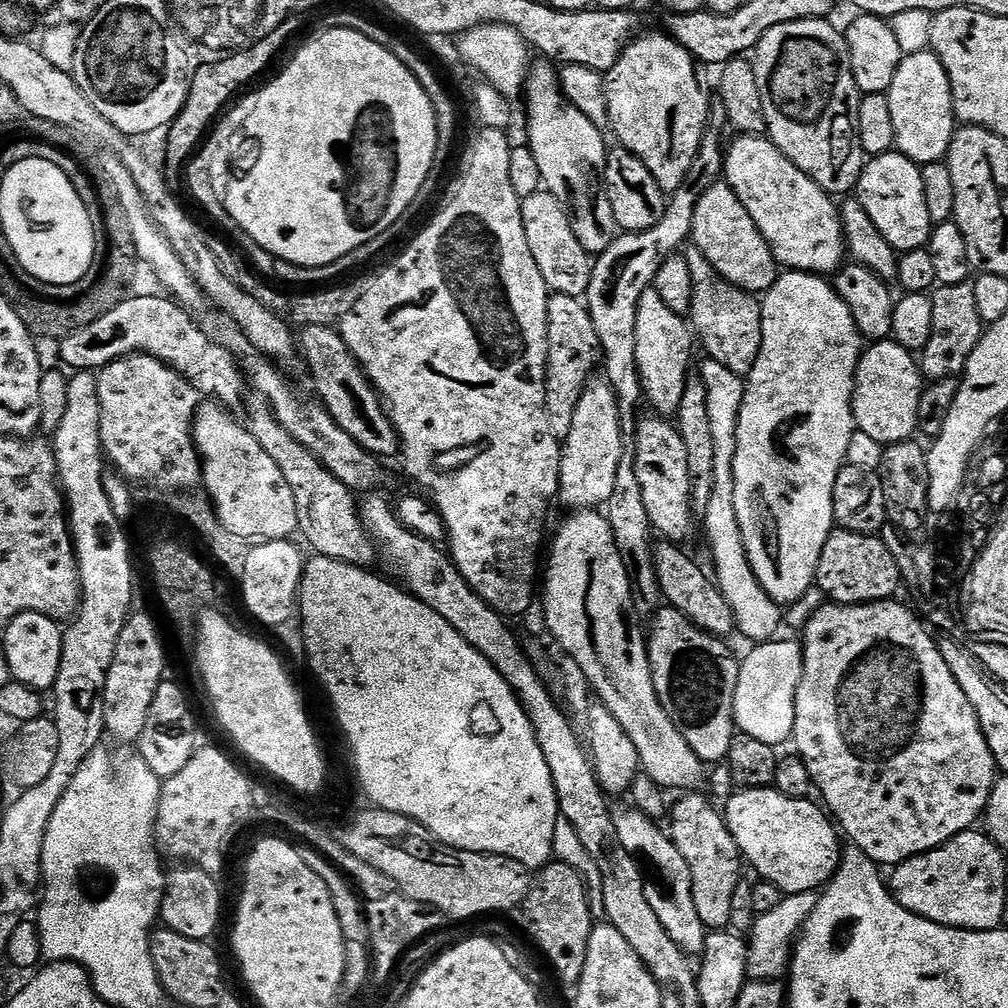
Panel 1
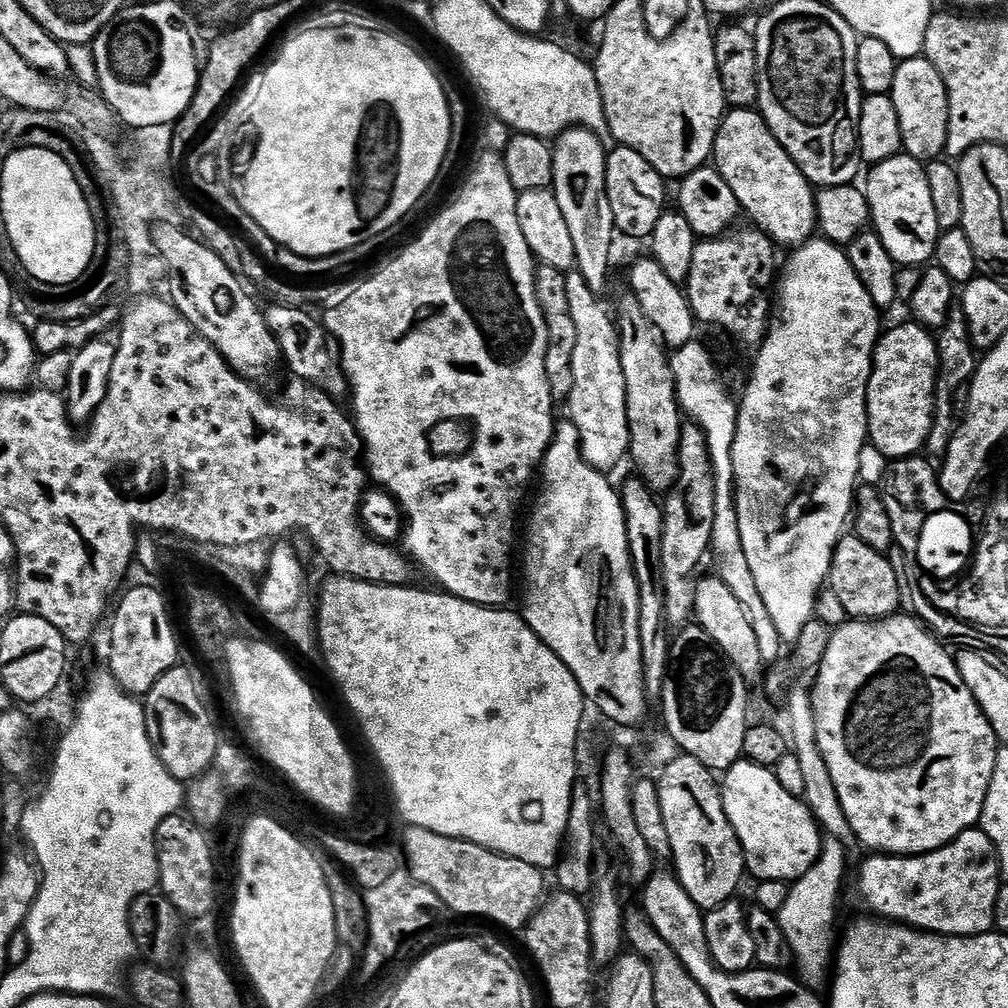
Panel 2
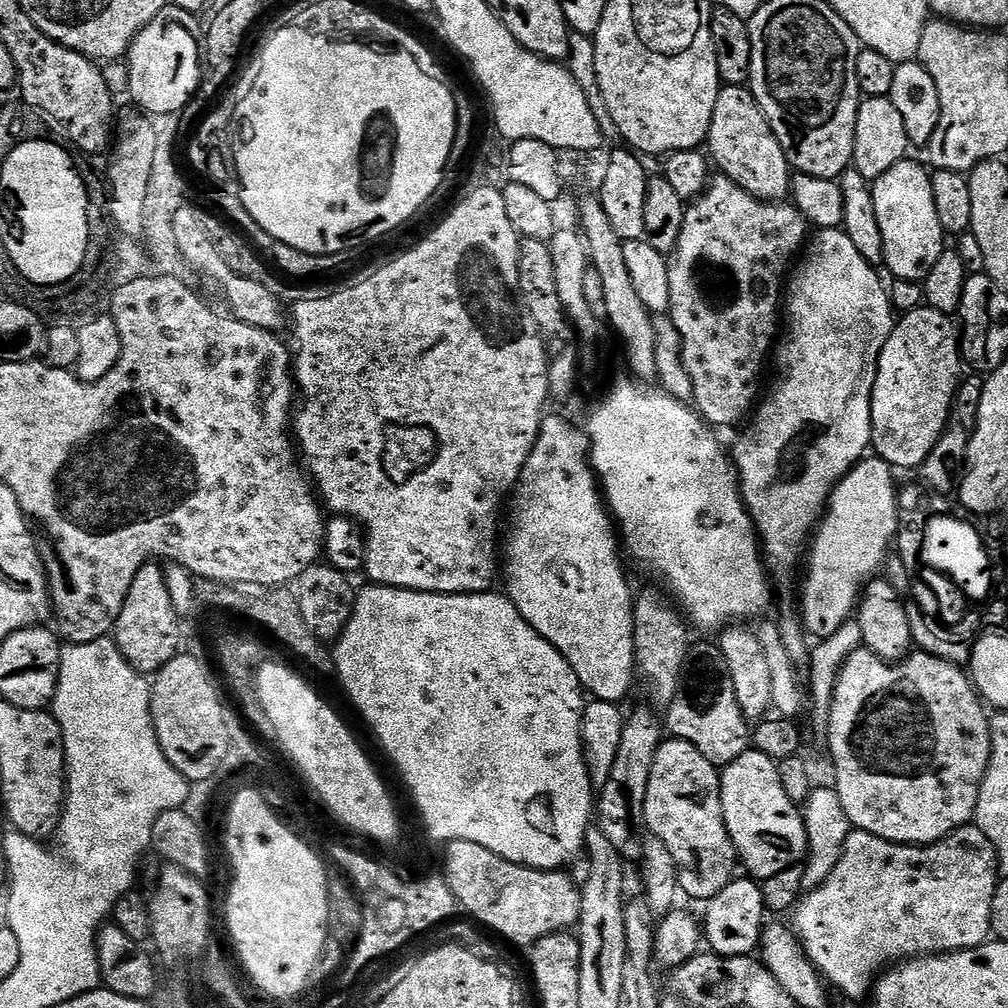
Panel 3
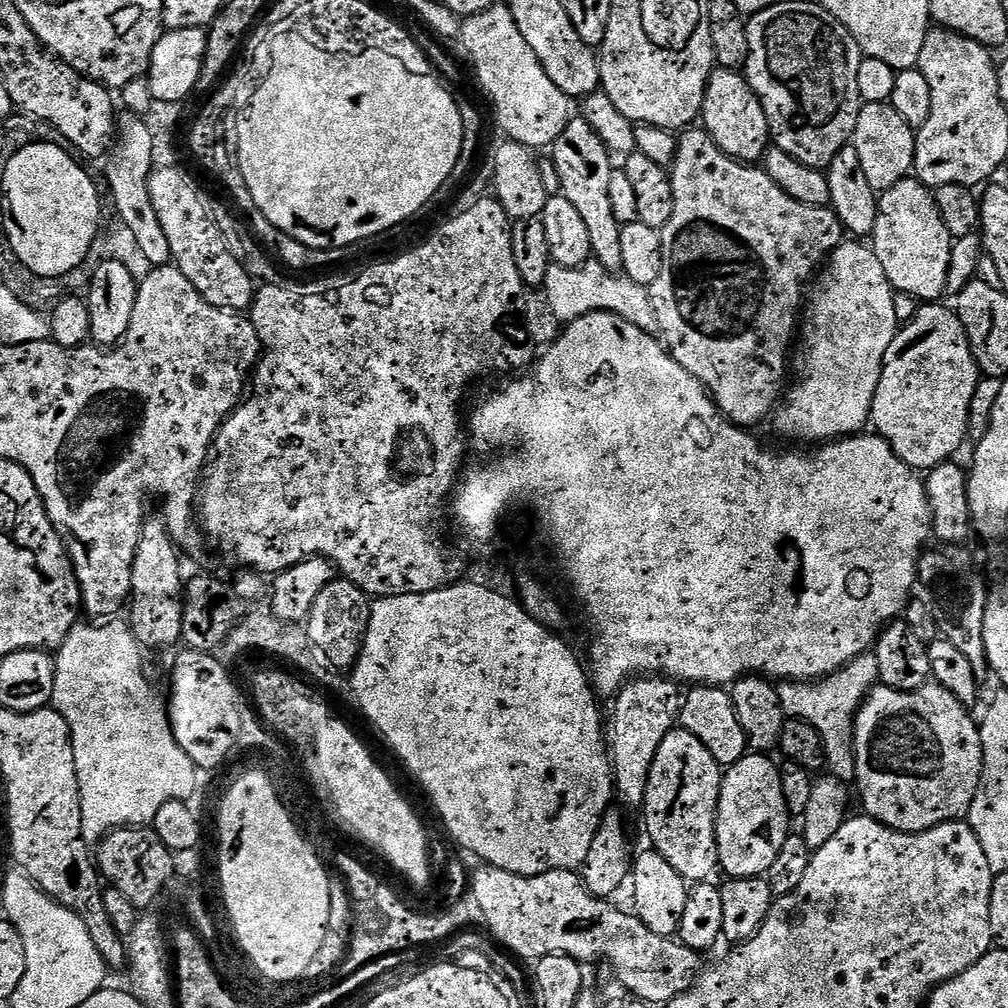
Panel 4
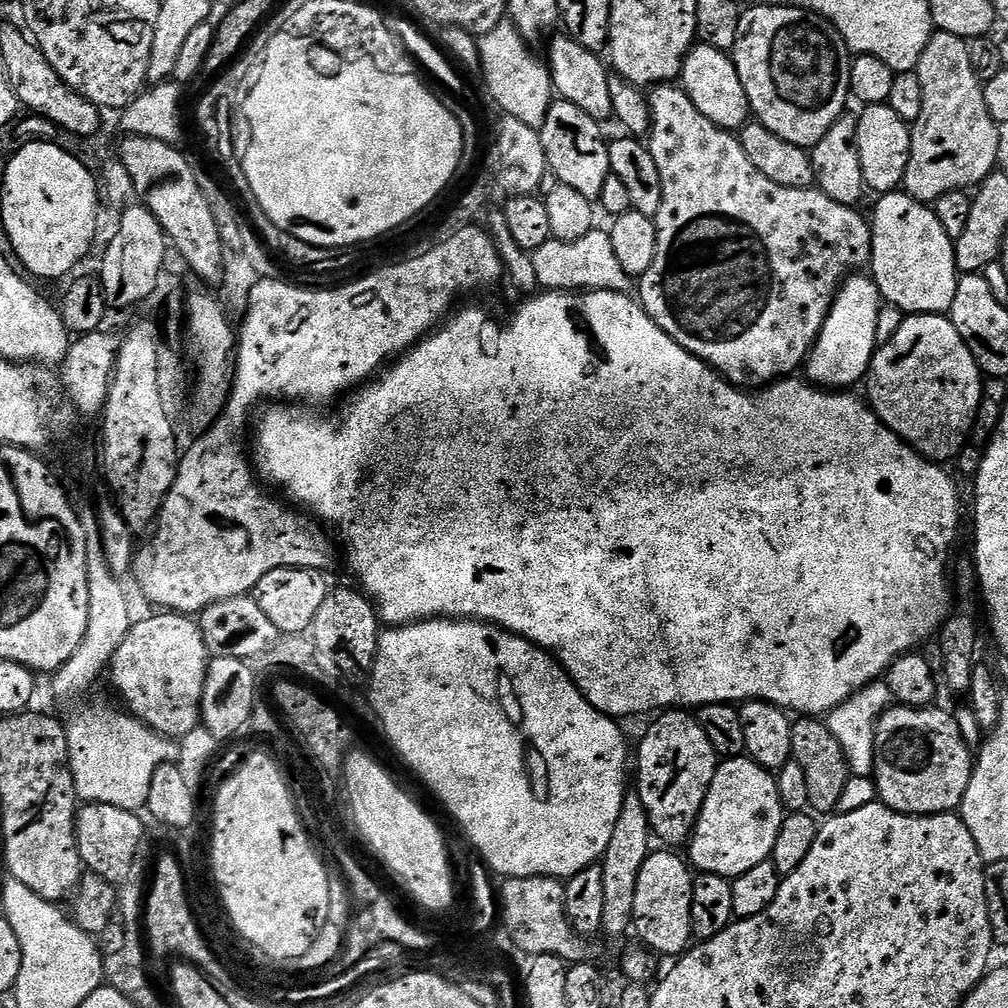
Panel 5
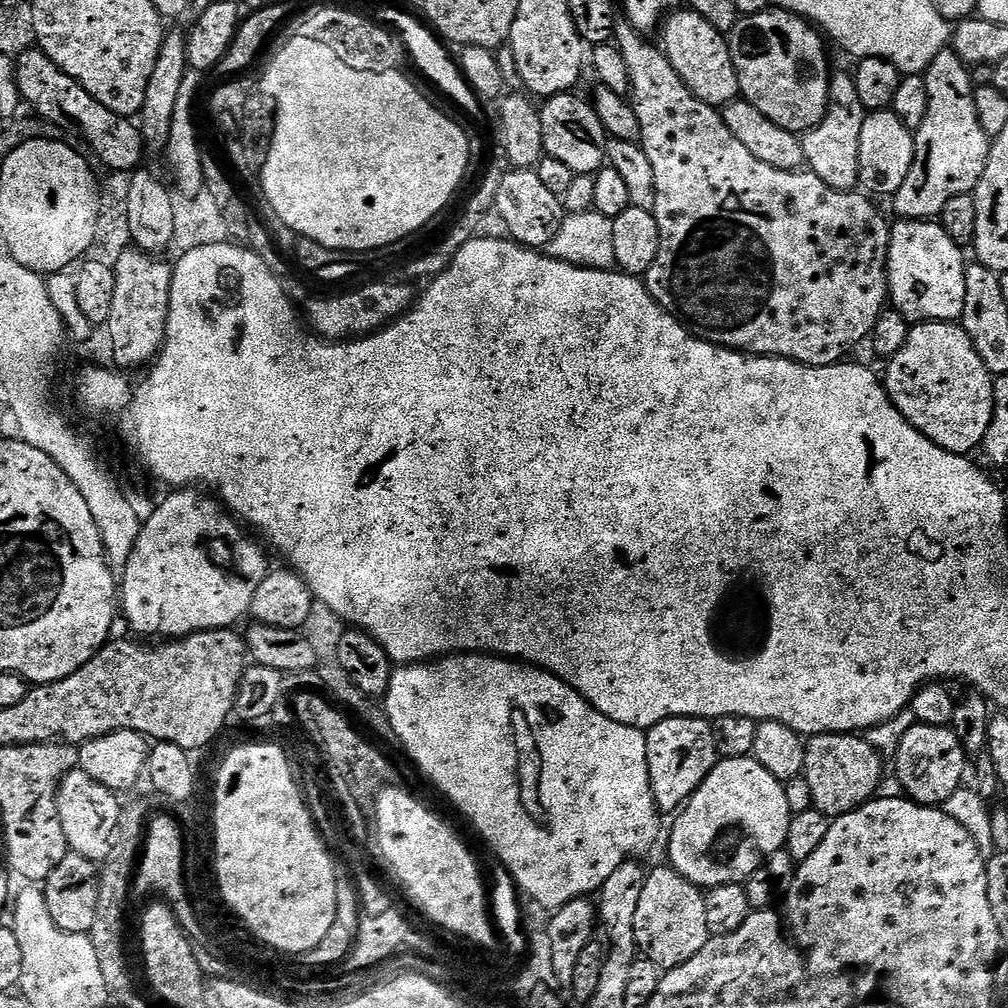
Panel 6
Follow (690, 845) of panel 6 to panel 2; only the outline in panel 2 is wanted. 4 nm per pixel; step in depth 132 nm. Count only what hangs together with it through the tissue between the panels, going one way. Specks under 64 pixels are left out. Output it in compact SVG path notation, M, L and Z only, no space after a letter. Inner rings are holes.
M742 758L733 768L729 768L727 772L723 773L720 793L724 799L726 818L730 822L730 826L734 826L734 834L744 851L744 863L747 871L751 875L753 872L757 876L757 881L793 882L802 878L818 862L822 829L816 823L816 819L813 818L812 812L803 799L790 794L779 784L773 769L763 768L752 760Z

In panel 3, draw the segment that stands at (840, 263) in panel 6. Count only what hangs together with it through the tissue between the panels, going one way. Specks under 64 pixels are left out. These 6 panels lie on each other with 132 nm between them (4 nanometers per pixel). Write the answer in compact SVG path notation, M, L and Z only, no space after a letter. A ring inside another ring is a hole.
M720 174L717 177L717 180L715 177L709 183L704 193L695 202L687 205L684 213L682 234L678 238L678 246L671 252L668 261L668 269L670 270L670 306L668 312L678 330L678 334L681 335L681 357L684 360L686 372L690 376L690 382L693 383L692 400L694 401L694 408L713 429L721 430L720 428L734 427L748 411L749 415L757 407L758 397L761 395L760 375L764 372L764 359L767 356L769 359L770 353L778 340L776 327L779 324L781 327L782 324L782 280L780 284L780 276L785 275L784 277L787 277L794 261L801 255L802 249L810 236L810 225L805 220L804 215L791 203L756 200L749 192L737 186L729 176Z

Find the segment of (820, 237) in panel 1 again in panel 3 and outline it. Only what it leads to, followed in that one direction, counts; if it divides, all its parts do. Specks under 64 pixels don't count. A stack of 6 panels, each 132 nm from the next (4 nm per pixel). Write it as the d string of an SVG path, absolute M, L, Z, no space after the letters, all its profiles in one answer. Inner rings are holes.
M724 86L720 93L714 97L710 104L712 121L706 141L706 152L711 163L720 167L719 171L737 184L742 190L746 190L756 200L765 202L780 202L789 195L790 185L794 175L786 154L774 134L770 130L770 122L762 114L758 102L752 97L751 91L744 86Z

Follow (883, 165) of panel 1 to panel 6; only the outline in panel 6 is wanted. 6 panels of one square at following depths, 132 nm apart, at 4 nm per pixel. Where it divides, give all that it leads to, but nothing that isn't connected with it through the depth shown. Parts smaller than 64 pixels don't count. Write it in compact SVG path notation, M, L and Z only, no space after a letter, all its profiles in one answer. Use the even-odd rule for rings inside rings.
M897 219L888 234L888 294L895 311L901 312L910 322L956 322L963 317L966 306L966 259L961 245L946 234L935 219Z

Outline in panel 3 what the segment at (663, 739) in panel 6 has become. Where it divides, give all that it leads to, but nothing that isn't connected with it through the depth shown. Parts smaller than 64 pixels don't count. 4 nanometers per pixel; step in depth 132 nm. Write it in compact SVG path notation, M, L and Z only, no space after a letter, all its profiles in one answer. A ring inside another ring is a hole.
M668 738L656 751L654 766L650 770L650 786L646 786L644 823L647 831L662 838L662 842L666 842L666 850L674 854L674 862L680 875L680 890L685 897L688 895L692 900L710 901L714 898L714 894L726 890L728 883L737 875L736 848L726 830L722 814L720 772L717 765L711 764L690 742Z

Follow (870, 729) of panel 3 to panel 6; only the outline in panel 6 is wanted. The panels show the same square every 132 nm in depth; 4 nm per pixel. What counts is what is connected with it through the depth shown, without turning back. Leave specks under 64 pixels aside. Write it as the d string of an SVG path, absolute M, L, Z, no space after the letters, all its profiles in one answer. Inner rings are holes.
M917 722L907 730L894 755L894 775L902 782L907 799L917 804L944 806L955 791L962 786L966 753L962 742L948 726L930 726Z

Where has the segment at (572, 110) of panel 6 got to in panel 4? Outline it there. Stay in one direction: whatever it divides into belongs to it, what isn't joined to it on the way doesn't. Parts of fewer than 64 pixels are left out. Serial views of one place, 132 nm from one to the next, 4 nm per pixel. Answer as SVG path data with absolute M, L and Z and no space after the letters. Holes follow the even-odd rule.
M573 118L568 121L566 130L558 134L555 144L551 145L550 159L558 170L561 182L559 195L570 200L587 227L593 257L603 268L622 269L622 225L618 218L614 218L614 209L610 206L610 178L614 165L608 157L608 148L604 145L603 138L596 133L596 128L590 121Z

